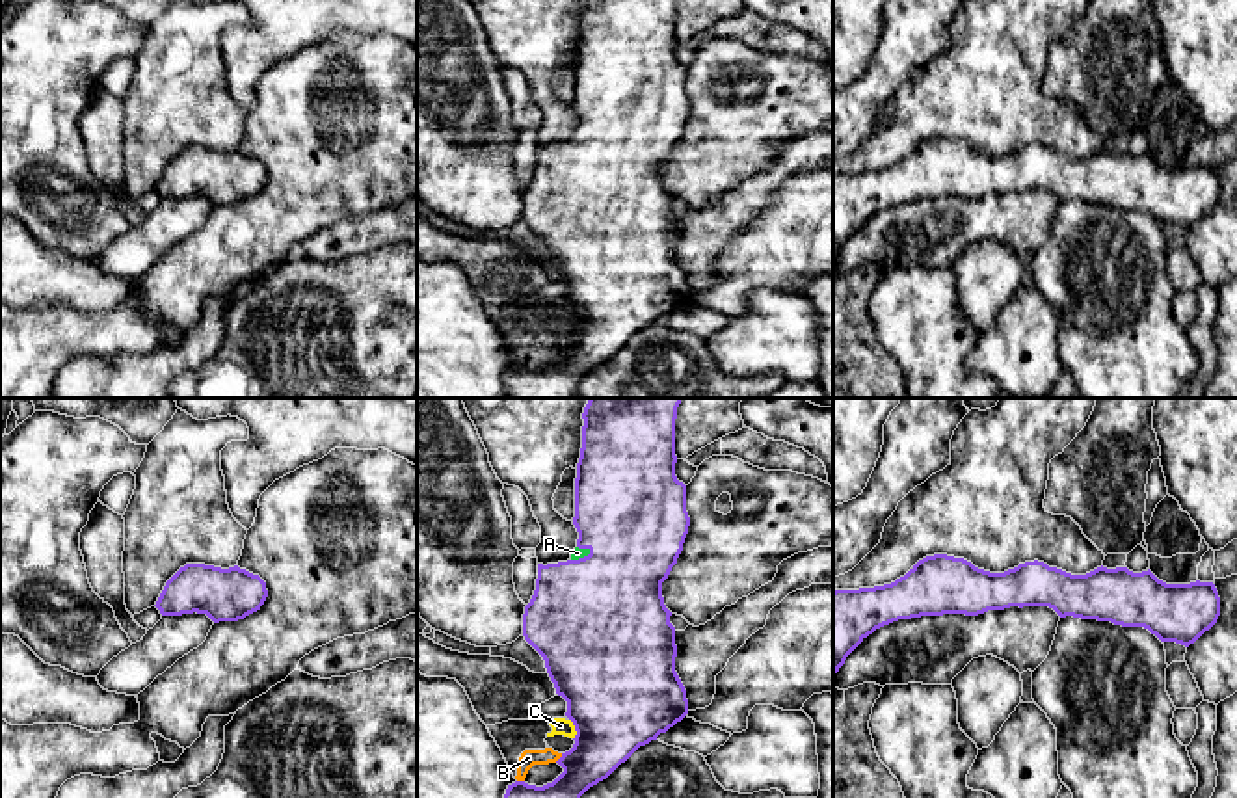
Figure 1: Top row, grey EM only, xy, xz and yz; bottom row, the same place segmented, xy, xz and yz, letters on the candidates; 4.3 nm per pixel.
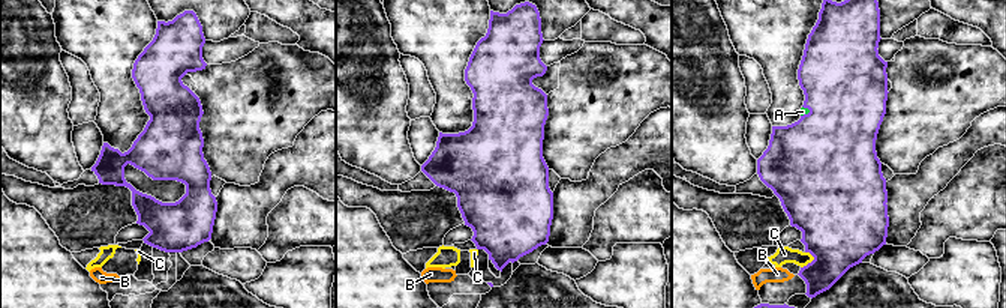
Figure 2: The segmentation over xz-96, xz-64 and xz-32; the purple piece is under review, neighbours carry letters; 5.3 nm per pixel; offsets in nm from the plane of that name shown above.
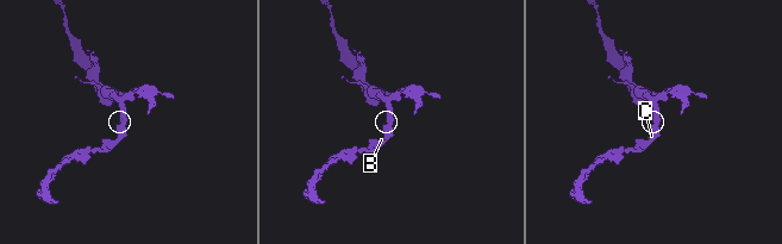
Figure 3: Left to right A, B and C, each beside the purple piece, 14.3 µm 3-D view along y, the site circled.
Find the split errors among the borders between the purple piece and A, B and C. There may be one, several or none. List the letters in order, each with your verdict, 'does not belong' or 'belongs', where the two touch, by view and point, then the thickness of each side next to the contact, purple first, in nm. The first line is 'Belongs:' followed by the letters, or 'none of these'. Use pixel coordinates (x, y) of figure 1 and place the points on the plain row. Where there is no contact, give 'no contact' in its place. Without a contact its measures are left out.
Belongs: A
A: belongs | xz (581, 142) | 500/50 nm
B: does not belong | xz (560, 341) | 300/80 nm
C: does not belong | xz (575, 313) | 480/80 nm

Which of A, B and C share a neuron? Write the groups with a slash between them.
A / B C

